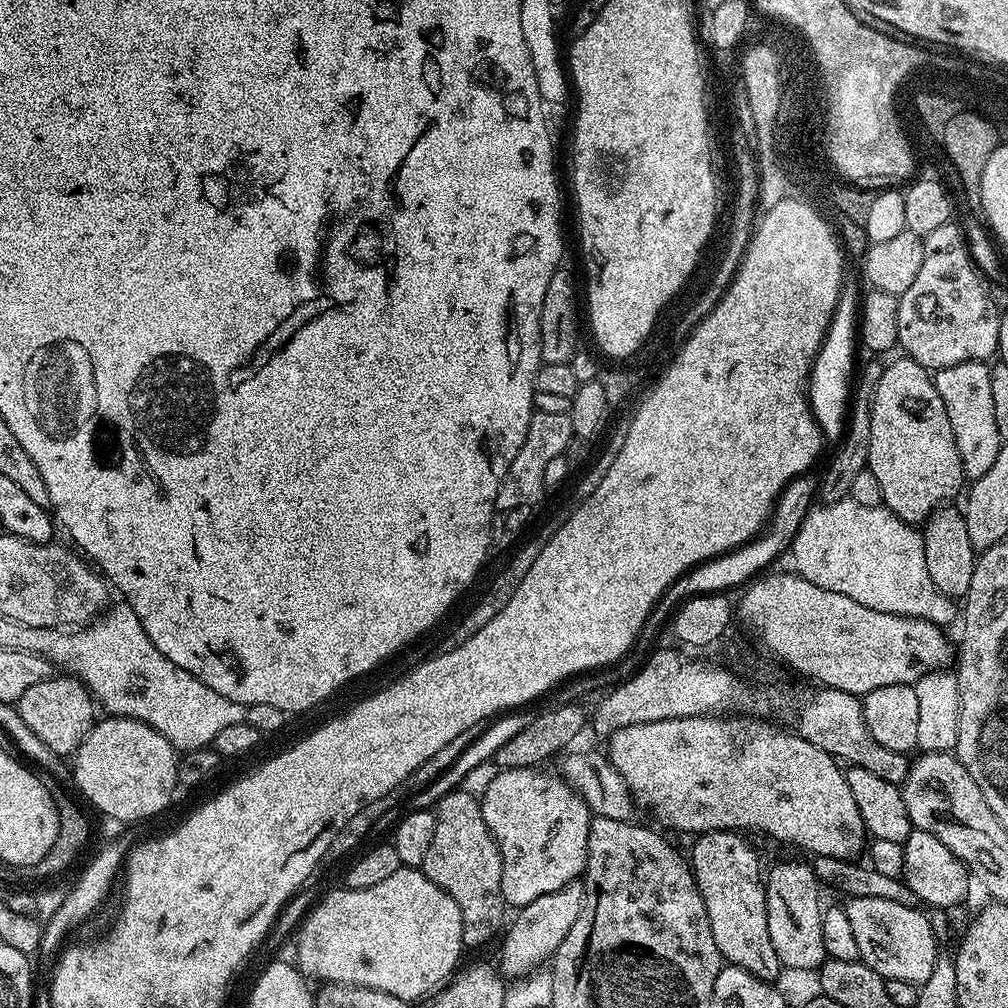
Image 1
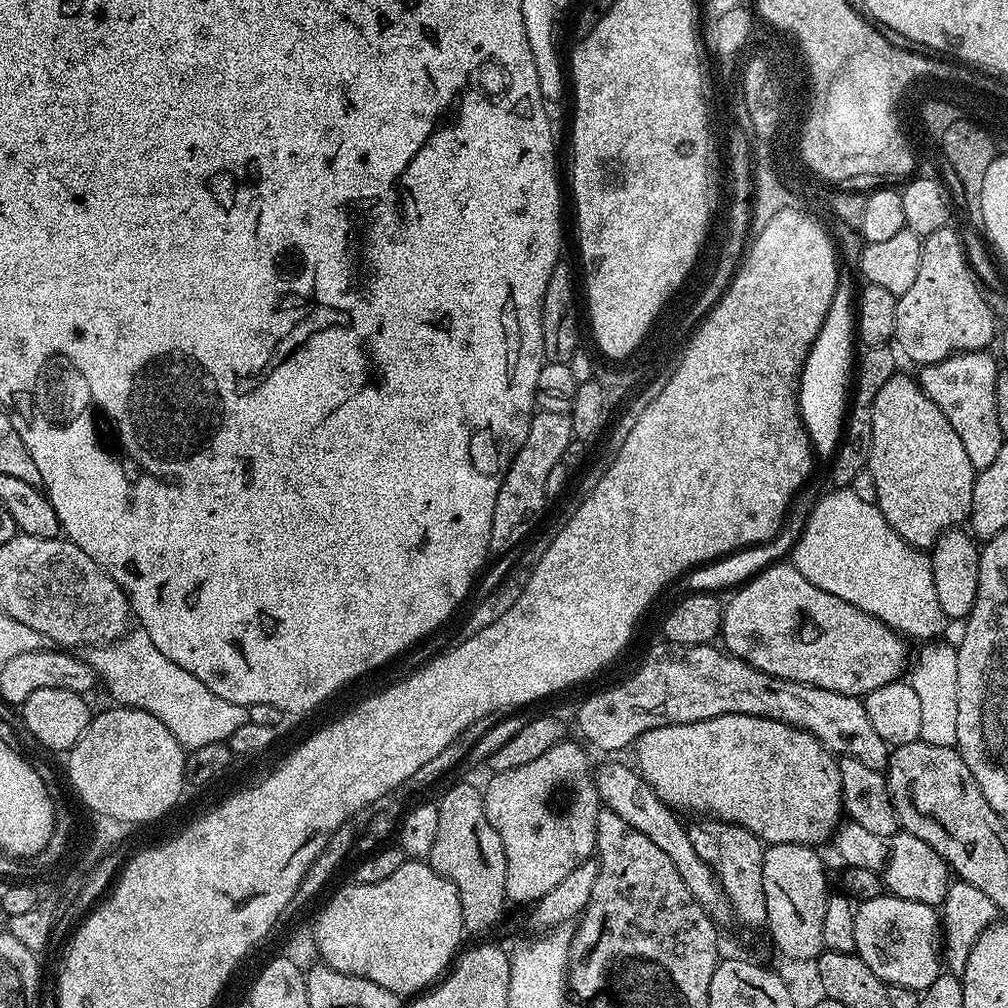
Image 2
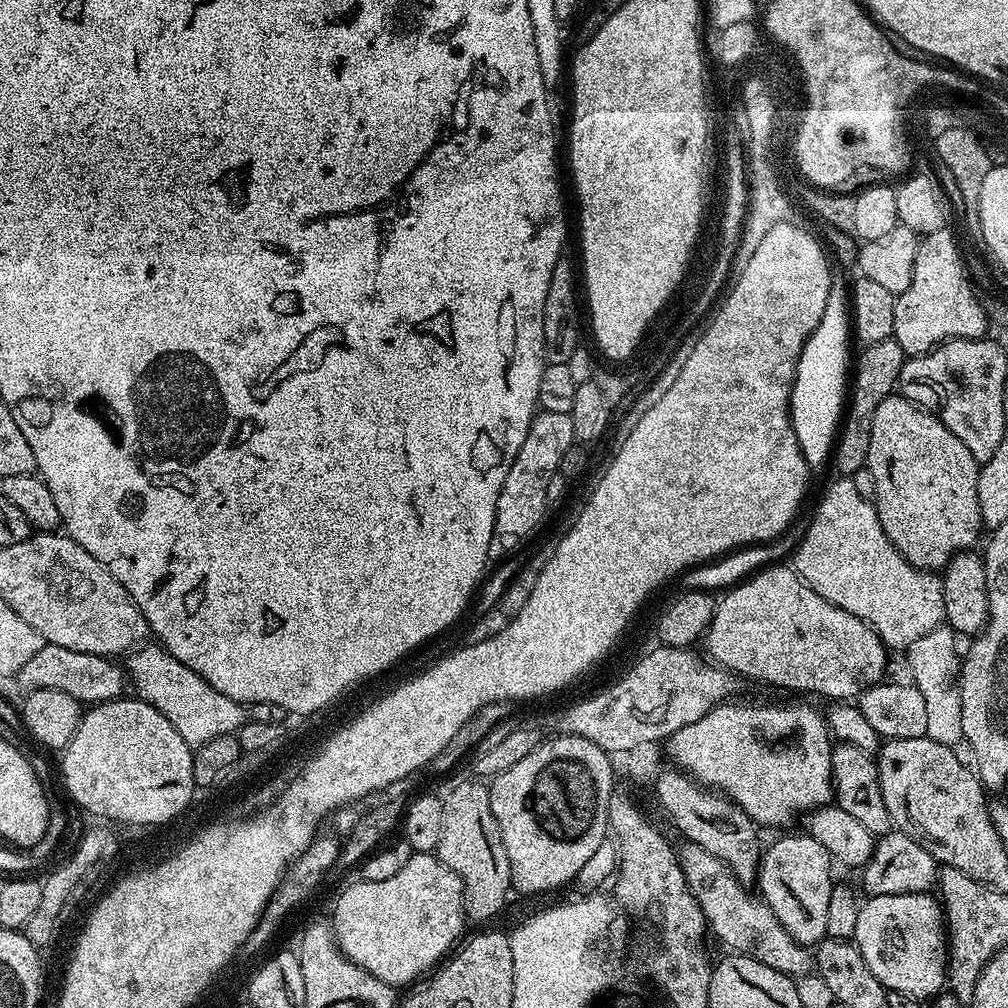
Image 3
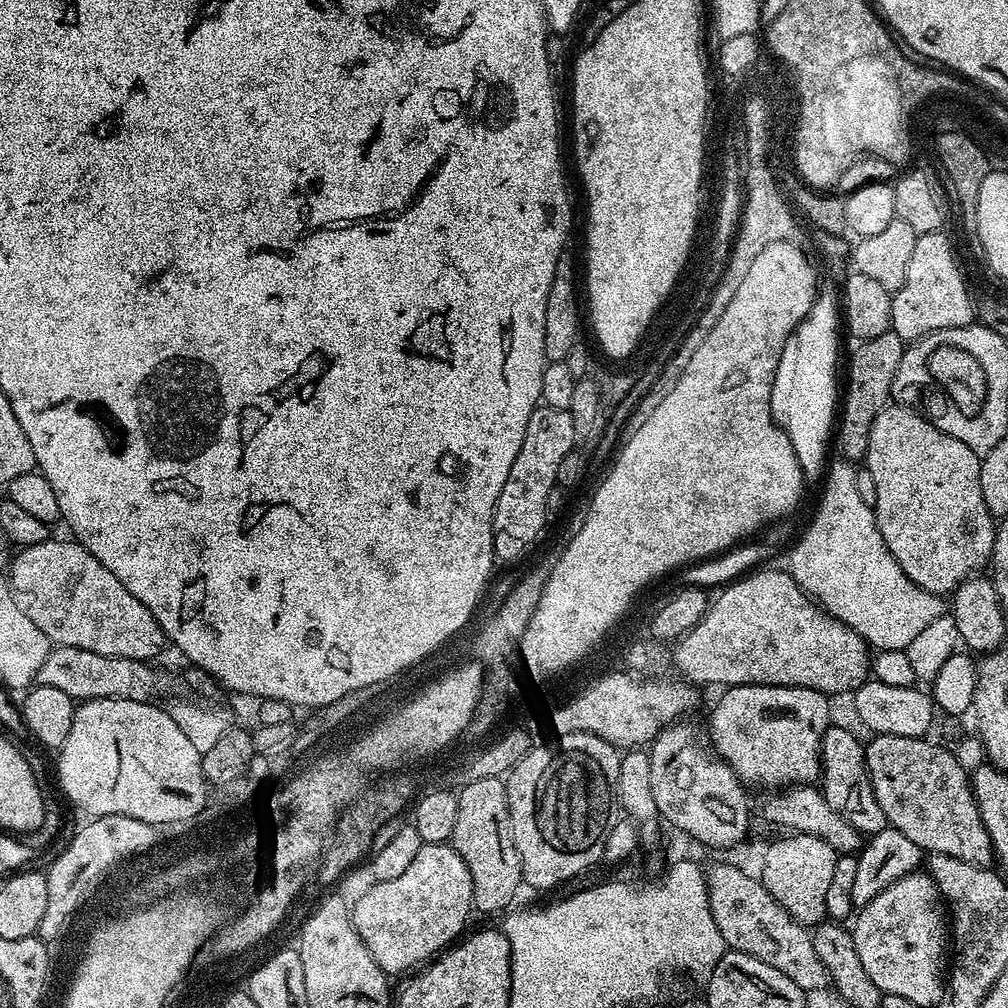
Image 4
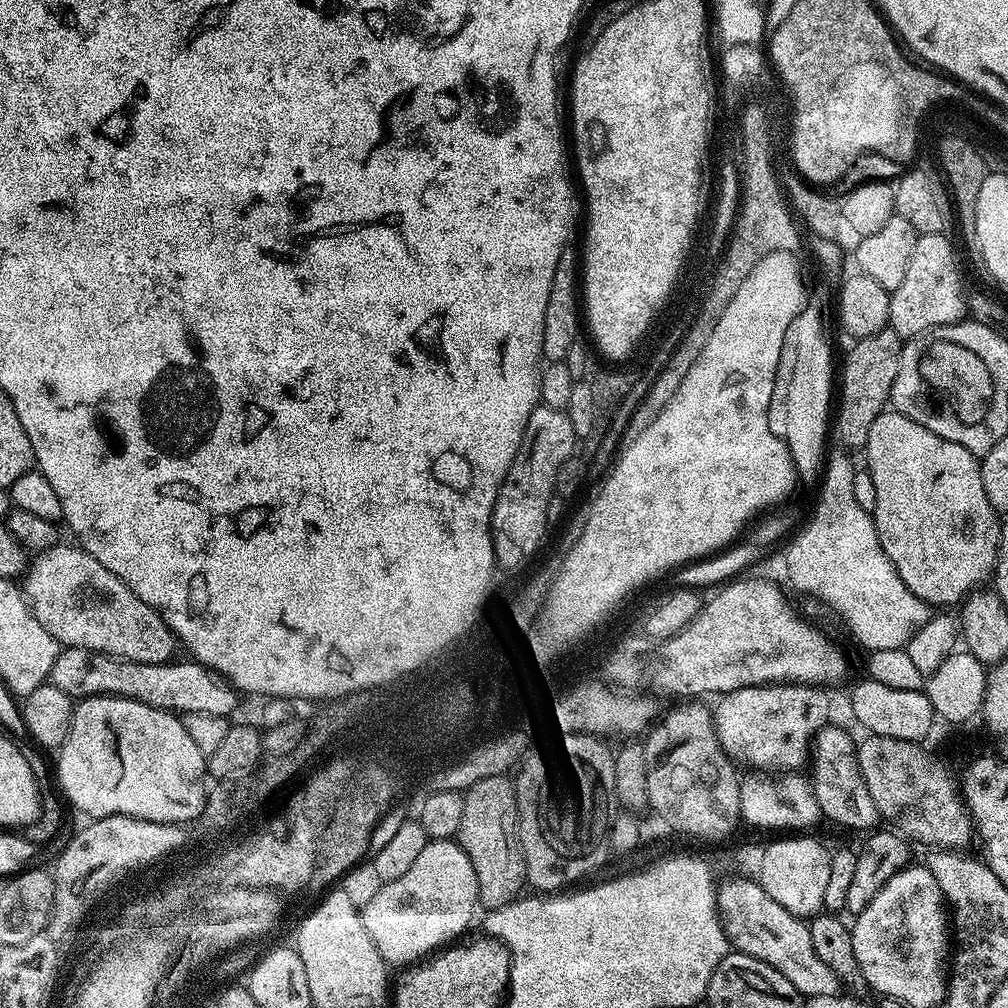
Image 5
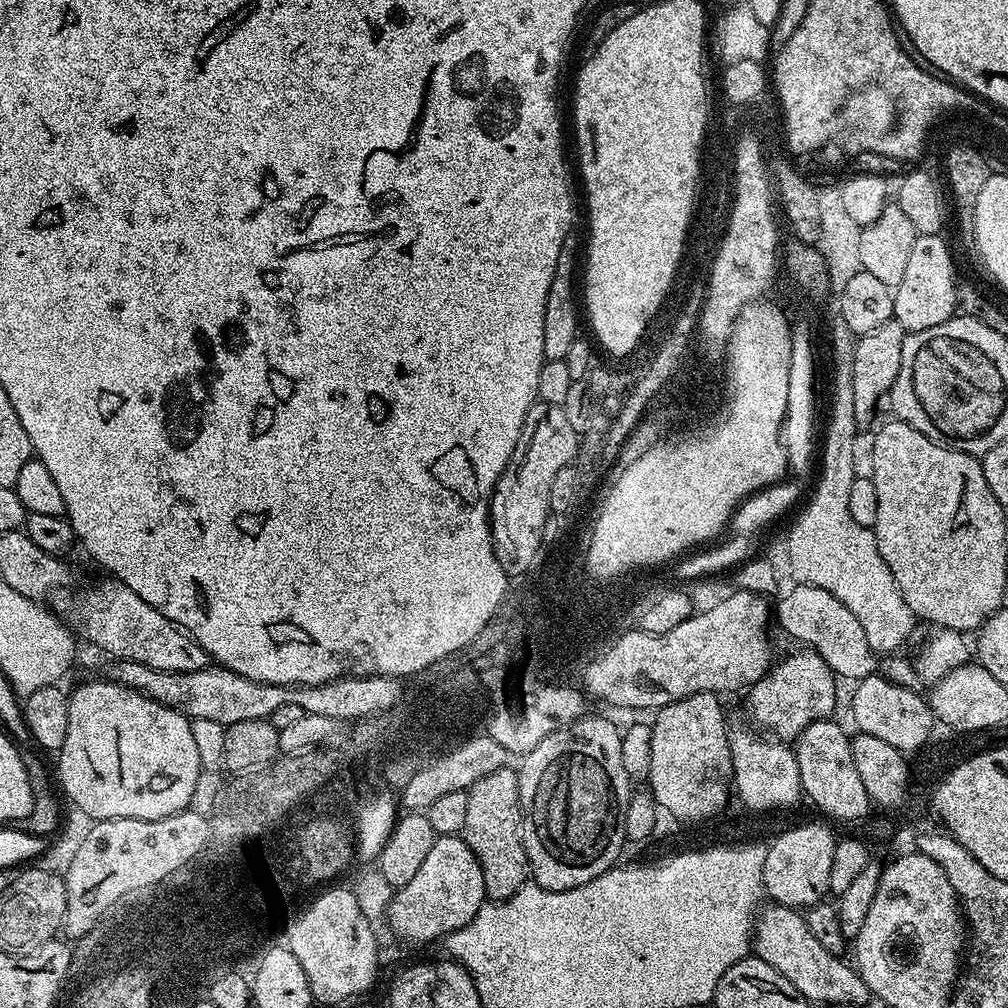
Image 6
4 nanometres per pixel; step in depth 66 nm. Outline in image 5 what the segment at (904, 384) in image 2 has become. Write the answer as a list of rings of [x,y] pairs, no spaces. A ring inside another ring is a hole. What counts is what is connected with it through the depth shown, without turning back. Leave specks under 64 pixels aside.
[[[885,410],[874,418],[866,455],[866,471],[874,478],[876,508],[871,513],[876,521],[878,542],[882,542],[886,558],[898,570],[898,578],[929,606],[959,605],[968,600],[981,587],[979,584],[995,573],[1000,541],[1001,517],[990,506],[990,498],[986,498],[978,457],[966,450],[966,446],[943,440],[895,410]]]

